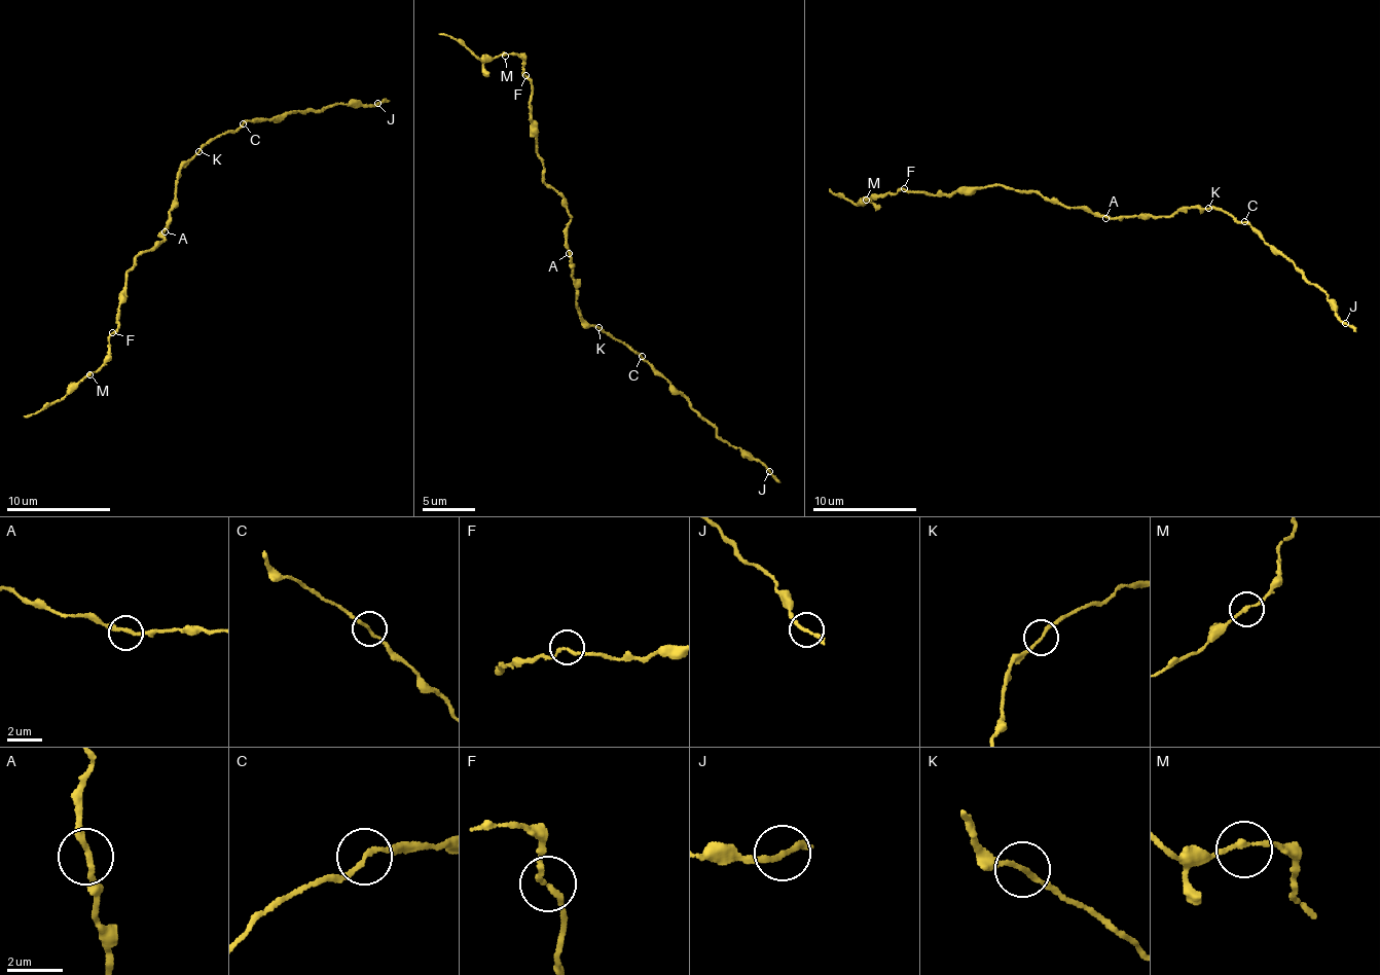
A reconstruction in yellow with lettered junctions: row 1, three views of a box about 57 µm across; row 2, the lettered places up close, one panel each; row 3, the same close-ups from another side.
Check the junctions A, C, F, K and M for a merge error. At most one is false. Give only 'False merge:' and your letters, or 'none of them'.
False merge: none of them

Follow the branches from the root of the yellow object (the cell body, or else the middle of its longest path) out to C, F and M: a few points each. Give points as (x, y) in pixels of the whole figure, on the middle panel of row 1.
C: (571, 252), (577, 313), (641, 357)
F: (571, 252), (566, 232), (572, 215), (567, 202), (543, 181), (535, 121), (530, 119), (532, 81), (527, 76)
M: (571, 252), (572, 215), (543, 181), (530, 119), (532, 81), (523, 75), (523, 58), (505, 56)

